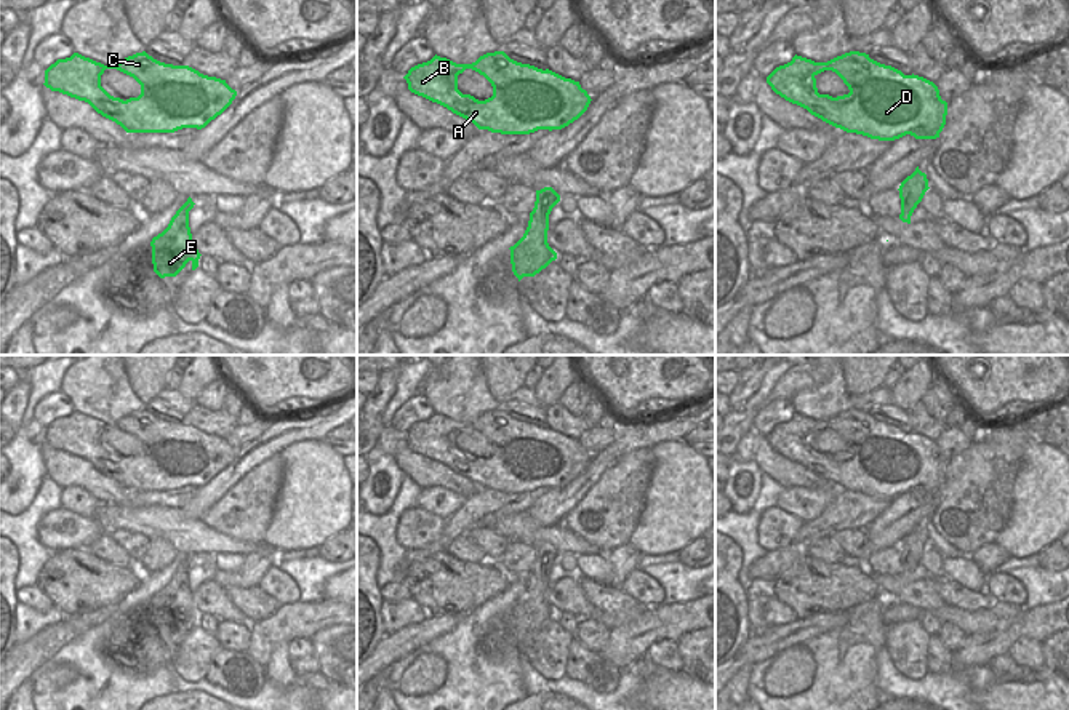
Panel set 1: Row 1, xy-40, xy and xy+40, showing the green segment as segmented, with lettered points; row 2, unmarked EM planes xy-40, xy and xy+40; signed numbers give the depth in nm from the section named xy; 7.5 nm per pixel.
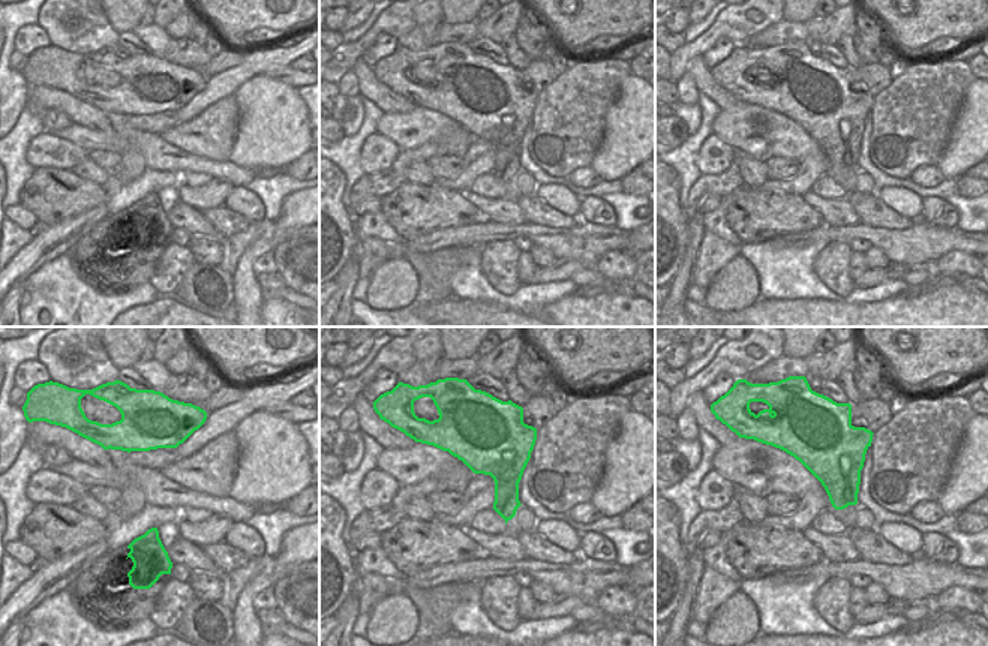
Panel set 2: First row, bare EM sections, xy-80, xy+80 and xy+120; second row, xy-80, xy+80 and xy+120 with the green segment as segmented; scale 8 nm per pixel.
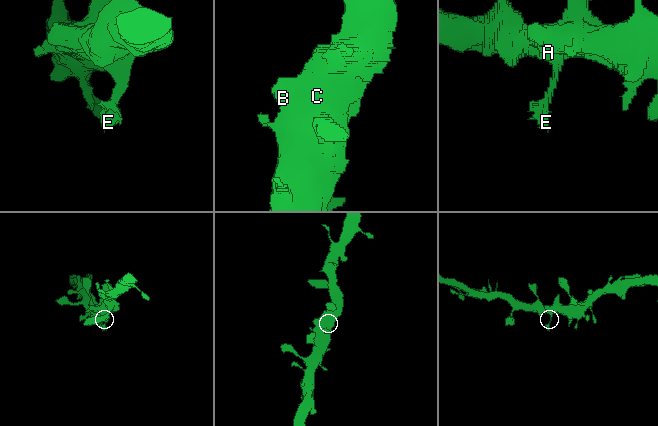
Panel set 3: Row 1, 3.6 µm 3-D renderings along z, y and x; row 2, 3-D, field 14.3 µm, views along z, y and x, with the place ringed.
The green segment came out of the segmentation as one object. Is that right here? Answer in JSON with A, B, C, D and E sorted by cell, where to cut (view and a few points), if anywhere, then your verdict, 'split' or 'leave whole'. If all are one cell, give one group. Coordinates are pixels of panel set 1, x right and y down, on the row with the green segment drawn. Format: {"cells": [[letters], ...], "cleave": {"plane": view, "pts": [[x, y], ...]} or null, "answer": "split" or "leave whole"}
{"cells": [["A", "B", "C", "D", "E"]], "cleave": null, "answer": "leave whole"}

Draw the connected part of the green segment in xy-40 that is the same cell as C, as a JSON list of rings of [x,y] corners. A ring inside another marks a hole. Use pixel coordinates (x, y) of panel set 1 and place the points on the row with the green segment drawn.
[[[146,51],[114,66],[74,53],[45,70],[43,85],[51,91],[88,102],[126,133],[202,130],[237,96],[226,80],[203,75],[189,66],[160,62]],[[106,69],[117,69],[133,77],[141,85],[141,94],[126,101],[110,96],[101,86]]]

